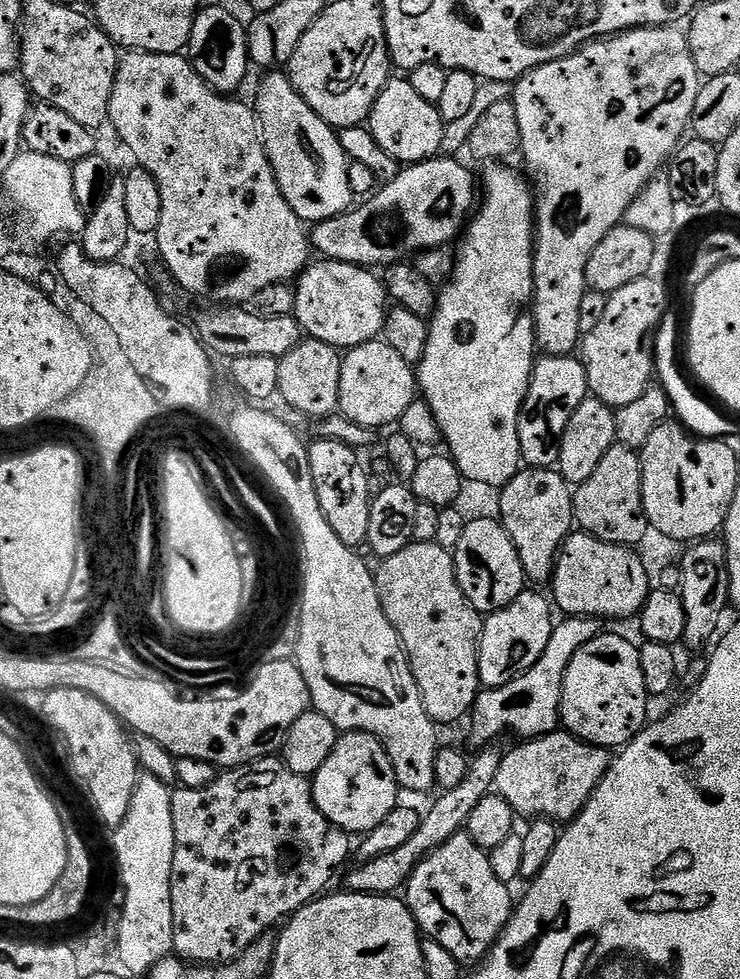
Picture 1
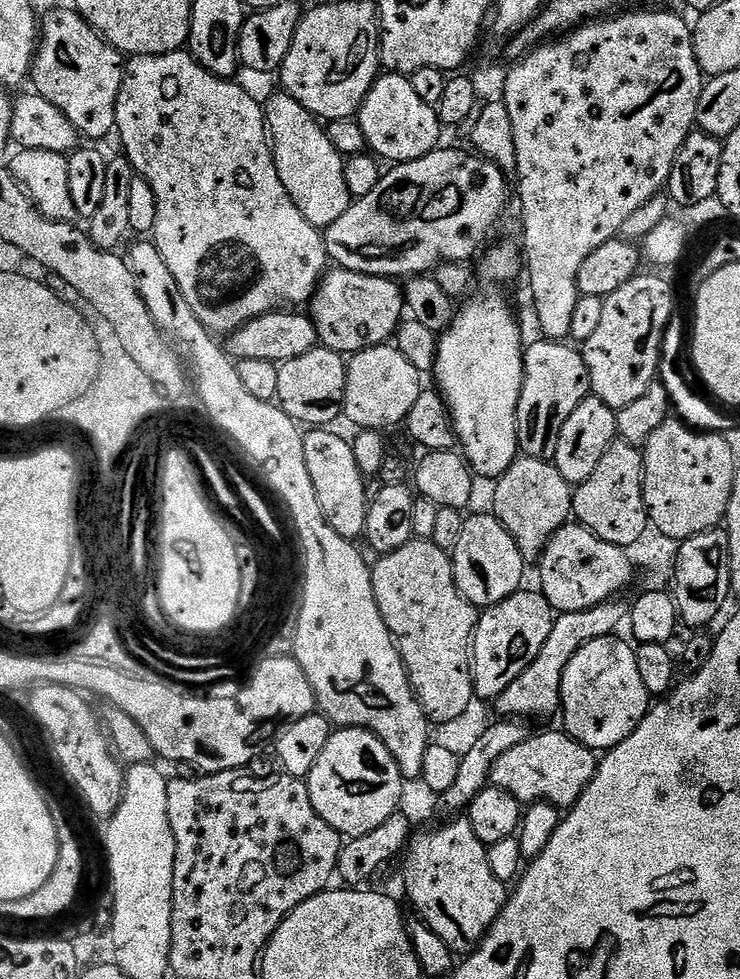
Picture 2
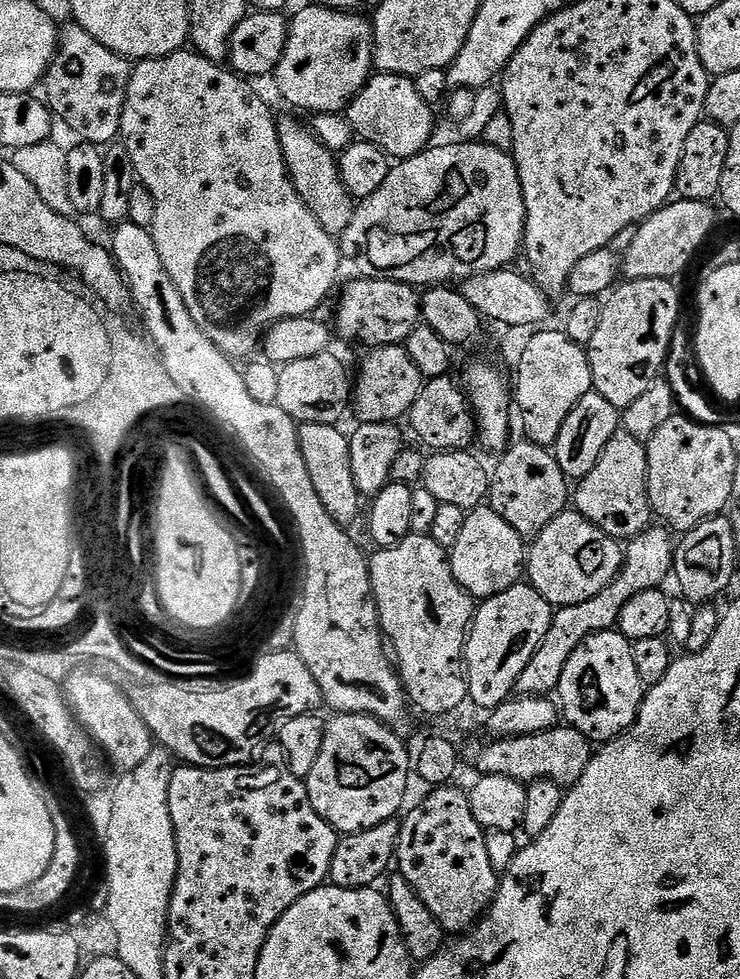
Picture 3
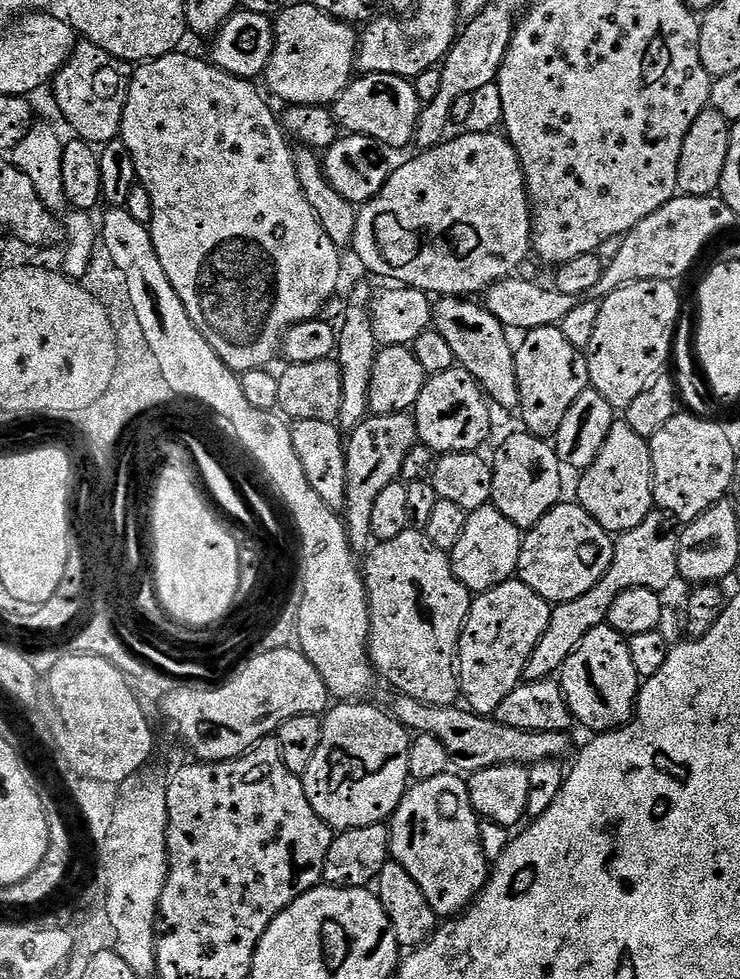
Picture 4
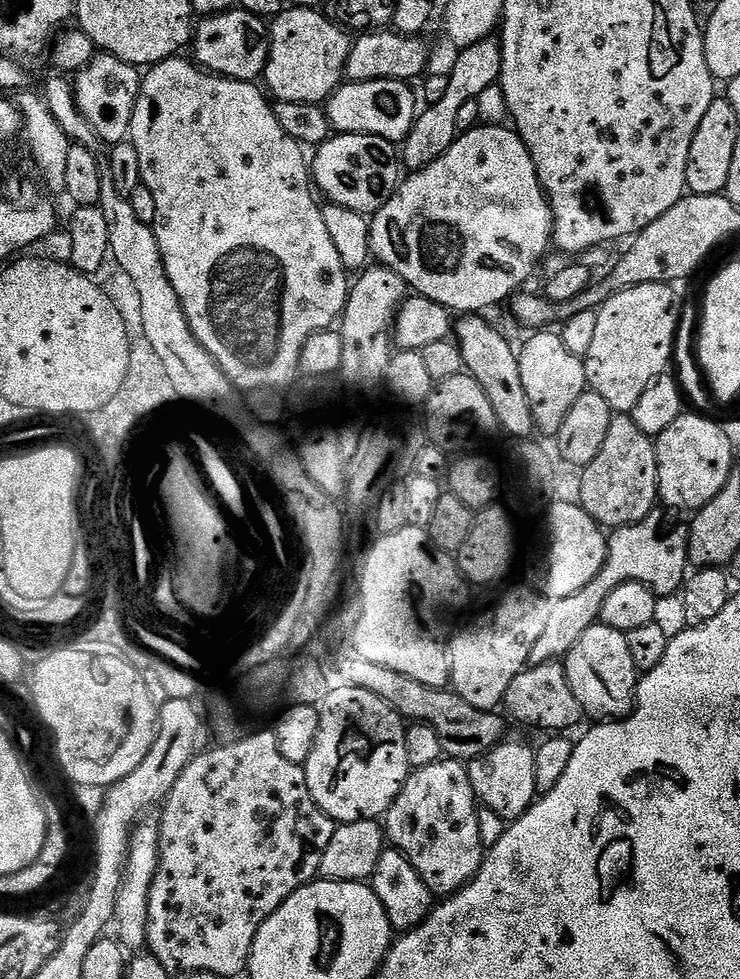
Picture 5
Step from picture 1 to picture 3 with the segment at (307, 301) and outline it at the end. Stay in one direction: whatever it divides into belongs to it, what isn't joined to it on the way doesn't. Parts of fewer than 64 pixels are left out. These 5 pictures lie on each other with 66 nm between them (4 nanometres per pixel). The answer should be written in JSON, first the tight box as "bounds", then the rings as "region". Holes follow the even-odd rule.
{"bounds":[334,279,421,349],"region":[[[359,279],[350,281],[340,296],[340,305],[336,308],[336,324],[334,323],[335,335],[339,339],[341,336],[344,340],[368,344],[369,349],[385,344],[403,345],[408,335],[421,323],[421,293],[413,285],[397,280]]]}

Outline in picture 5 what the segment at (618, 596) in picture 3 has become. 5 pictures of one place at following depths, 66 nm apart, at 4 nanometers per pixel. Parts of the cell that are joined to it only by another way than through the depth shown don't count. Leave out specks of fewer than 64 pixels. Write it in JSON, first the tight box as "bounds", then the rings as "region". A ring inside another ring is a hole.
{"bounds":[529,510,690,665],"region":[[[654,510],[642,518],[642,522],[617,528],[608,536],[608,553],[606,562],[602,562],[602,570],[598,570],[594,579],[582,586],[578,594],[570,594],[570,598],[562,598],[552,604],[550,623],[542,638],[538,638],[534,650],[530,650],[529,665],[563,661],[578,638],[582,638],[582,634],[586,634],[586,630],[599,621],[602,602],[606,602],[610,590],[618,590],[618,586],[626,582],[633,580],[646,584],[657,597],[675,596],[683,589],[690,571],[688,528],[680,525],[675,518],[671,511]]]}

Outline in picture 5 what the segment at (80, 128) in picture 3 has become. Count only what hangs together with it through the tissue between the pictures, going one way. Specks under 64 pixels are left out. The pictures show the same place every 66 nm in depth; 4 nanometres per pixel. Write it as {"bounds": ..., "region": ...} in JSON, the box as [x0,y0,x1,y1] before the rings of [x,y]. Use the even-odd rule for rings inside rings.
{"bounds":[75,54,141,146],"region":[[[107,54],[93,56],[80,72],[75,73],[76,106],[96,137],[105,145],[111,146],[129,139],[128,131],[134,106],[138,102],[141,79],[137,65],[127,64]]]}

